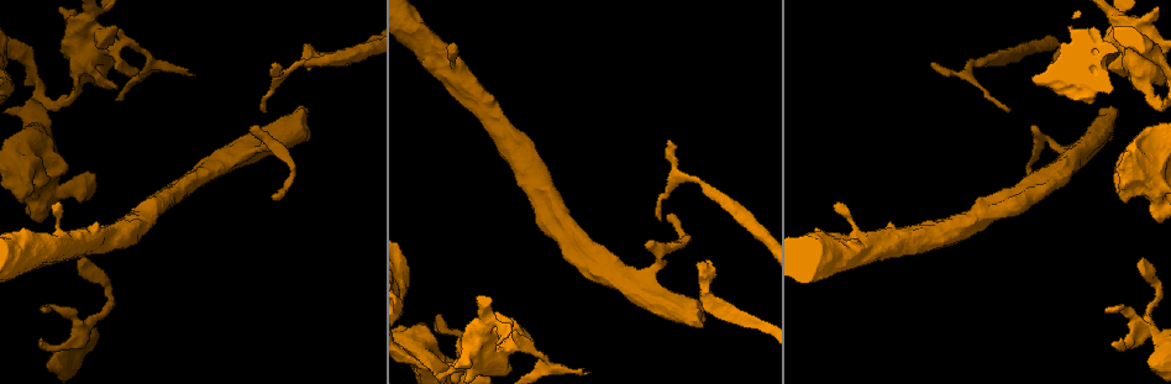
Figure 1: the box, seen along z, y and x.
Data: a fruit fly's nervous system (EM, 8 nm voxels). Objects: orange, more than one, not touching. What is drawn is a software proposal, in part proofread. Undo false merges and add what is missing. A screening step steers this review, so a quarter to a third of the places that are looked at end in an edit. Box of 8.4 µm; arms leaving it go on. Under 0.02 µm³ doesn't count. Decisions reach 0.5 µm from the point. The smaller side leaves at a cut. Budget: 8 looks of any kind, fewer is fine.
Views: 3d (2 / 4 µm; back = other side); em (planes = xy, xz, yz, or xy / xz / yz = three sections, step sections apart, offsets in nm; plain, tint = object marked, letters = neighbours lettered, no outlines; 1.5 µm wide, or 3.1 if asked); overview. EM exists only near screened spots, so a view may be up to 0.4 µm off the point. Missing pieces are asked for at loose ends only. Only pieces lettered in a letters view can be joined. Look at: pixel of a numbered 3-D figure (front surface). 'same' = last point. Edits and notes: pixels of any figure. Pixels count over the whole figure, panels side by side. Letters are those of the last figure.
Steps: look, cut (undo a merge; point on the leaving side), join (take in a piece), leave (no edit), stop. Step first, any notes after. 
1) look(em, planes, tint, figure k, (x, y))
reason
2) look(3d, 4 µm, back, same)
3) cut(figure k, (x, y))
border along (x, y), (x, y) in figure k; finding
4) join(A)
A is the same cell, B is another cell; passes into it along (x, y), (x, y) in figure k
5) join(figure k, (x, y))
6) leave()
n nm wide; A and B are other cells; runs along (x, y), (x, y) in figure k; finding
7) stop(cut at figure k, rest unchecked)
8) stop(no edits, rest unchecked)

look(3d, 2 µm, figure 1, (1145, 323))
a fork

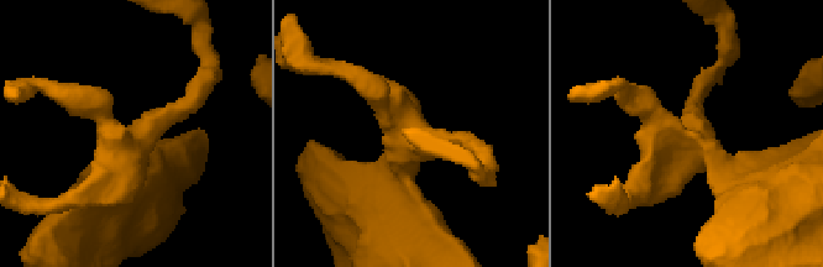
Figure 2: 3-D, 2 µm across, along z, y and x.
look(em, planes, letters, figure 2, (136, 137))

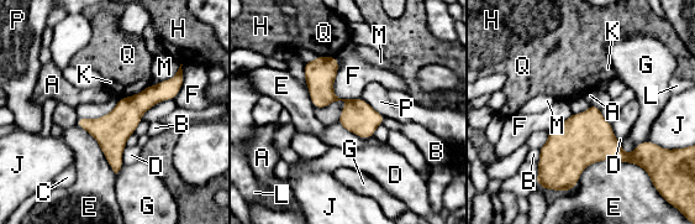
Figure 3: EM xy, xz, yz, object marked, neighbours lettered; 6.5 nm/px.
leave()
220 nm wide; A, B, C, D, E, F, G, H, J, K, L, M, P and Q are other cells; border along (337, 69), (333, 92), (361, 98) in figure 3; one neuron here

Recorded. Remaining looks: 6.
look(em, planes, letters, figure 1, (666, 217))
thin end

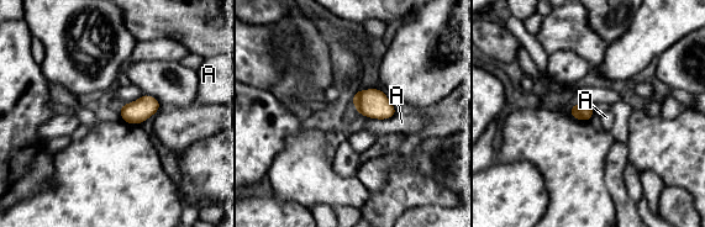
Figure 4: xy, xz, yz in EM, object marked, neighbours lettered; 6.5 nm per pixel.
leave()
110 nm wide; A is another cell; border along (398, 111), (387, 119), (368, 119) in figure 4; none of them fits

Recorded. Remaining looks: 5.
look(em, planes, tint, figure 1, (57, 206))
an open end

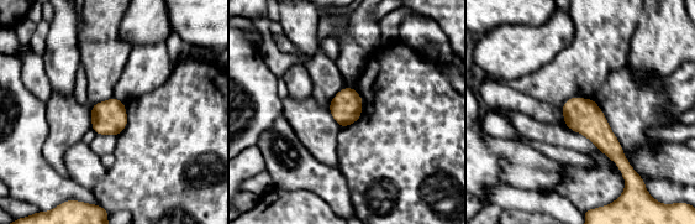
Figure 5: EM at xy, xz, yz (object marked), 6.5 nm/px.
look(em, planes, letters, same)

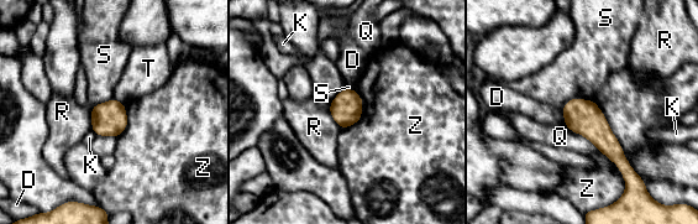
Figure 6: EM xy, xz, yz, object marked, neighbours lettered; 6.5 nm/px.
leave()
D, K, Q, R, S, T and Z are other cells; border along (594, 100), (571, 98), (561, 109) in figure 6; no lettered piece goes on from it

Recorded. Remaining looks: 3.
stop(no edits, rest unchecked)

